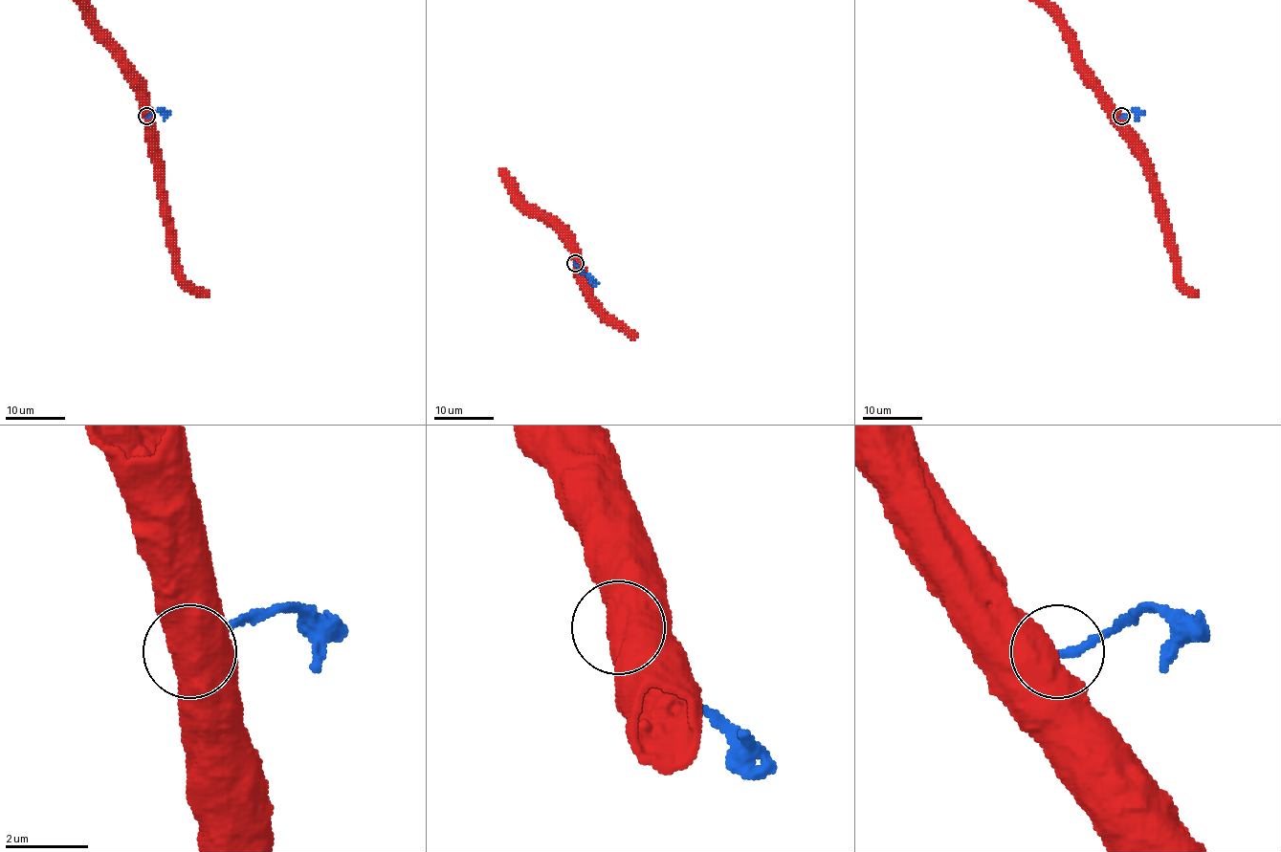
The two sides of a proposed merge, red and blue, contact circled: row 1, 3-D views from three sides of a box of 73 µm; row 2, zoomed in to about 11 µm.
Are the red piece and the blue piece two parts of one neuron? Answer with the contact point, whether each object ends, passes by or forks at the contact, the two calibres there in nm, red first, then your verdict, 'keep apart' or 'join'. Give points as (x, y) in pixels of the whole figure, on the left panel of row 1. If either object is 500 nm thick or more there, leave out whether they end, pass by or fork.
(146, 116) | 750/170 nm | keep apart

